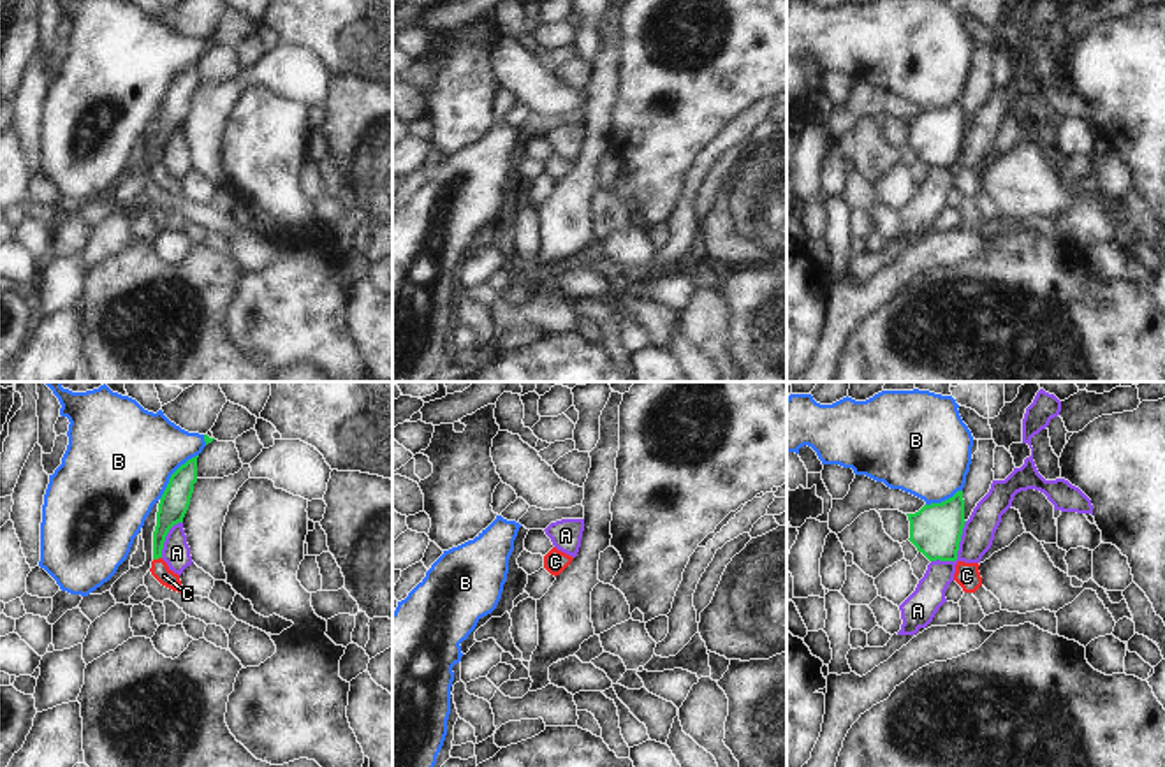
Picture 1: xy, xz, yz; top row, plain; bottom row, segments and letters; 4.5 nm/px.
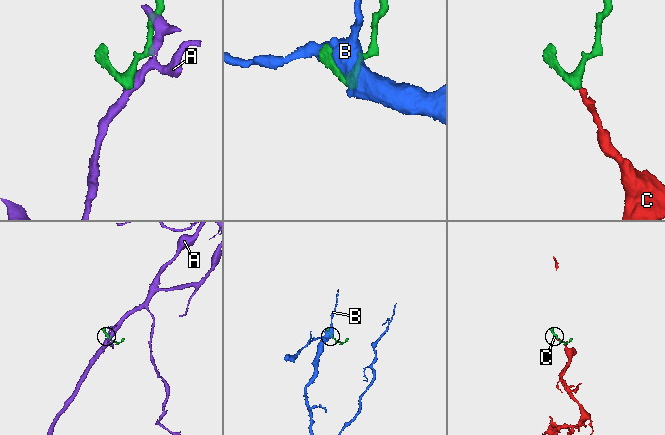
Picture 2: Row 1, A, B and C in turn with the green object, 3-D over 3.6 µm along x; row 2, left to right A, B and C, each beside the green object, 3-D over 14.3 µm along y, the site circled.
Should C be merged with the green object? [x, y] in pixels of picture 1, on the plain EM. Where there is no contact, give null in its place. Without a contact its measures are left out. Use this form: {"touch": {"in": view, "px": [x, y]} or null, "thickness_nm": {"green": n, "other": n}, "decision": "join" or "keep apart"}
{"touch": {"in": "xy", "px": [157, 164]}, "thickness_nm": {"green": 130, "other": 80}, "decision": "join"}

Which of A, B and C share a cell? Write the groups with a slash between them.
A / B / C

